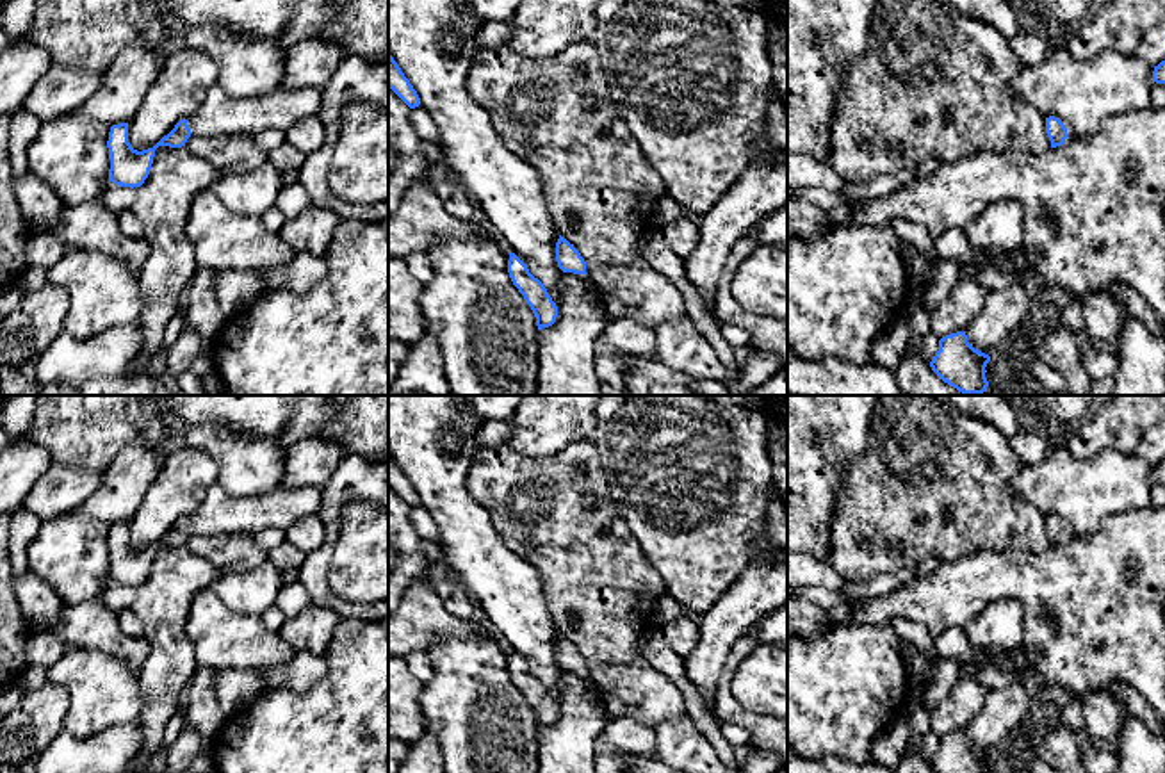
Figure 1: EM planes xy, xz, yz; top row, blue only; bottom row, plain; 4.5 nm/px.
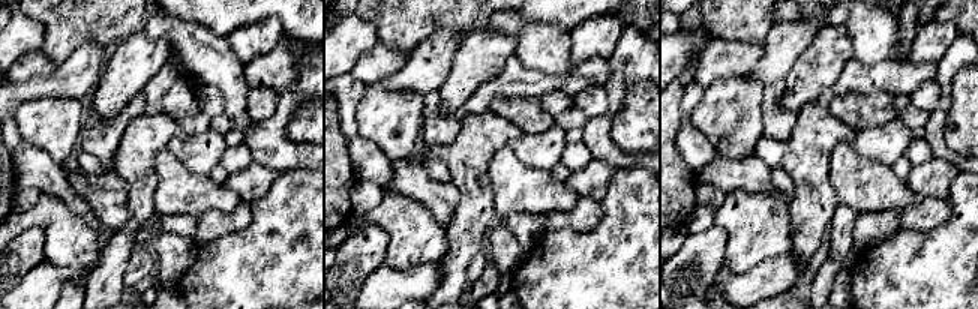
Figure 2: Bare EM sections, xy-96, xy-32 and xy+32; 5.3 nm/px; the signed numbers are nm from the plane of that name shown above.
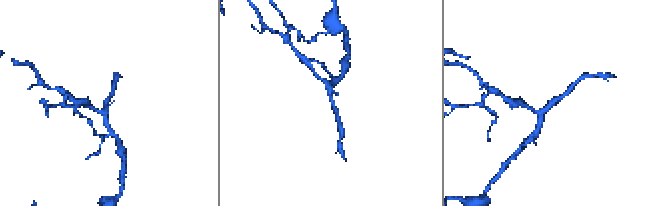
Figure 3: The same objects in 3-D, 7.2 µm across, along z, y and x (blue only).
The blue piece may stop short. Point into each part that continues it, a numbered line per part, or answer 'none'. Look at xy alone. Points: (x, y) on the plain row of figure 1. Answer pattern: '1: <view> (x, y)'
1: xy (219, 513)

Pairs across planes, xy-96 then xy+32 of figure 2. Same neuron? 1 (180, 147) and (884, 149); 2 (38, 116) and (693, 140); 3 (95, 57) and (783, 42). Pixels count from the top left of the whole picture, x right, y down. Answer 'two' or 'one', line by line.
1: one
2: two
3: one

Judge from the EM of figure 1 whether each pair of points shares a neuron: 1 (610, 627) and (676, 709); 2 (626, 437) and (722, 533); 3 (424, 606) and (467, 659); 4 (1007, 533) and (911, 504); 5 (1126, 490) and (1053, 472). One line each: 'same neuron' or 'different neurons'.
1: same neuron
2: same neuron
3: different neurons
4: same neuron
5: same neuron

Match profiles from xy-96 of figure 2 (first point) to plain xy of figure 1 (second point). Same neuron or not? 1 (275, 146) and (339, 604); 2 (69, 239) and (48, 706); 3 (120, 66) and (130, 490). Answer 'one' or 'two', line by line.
1: one
2: two
3: two

